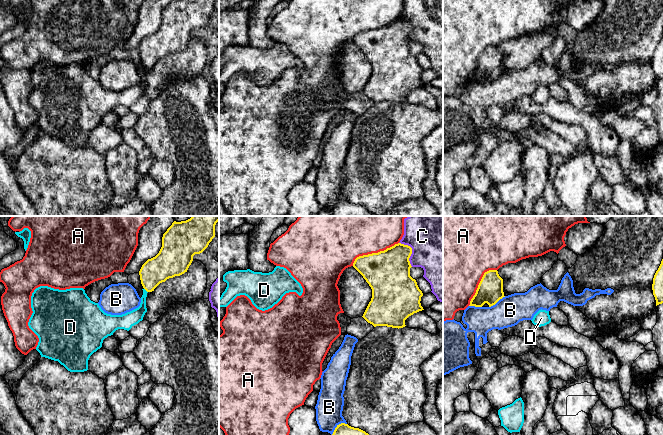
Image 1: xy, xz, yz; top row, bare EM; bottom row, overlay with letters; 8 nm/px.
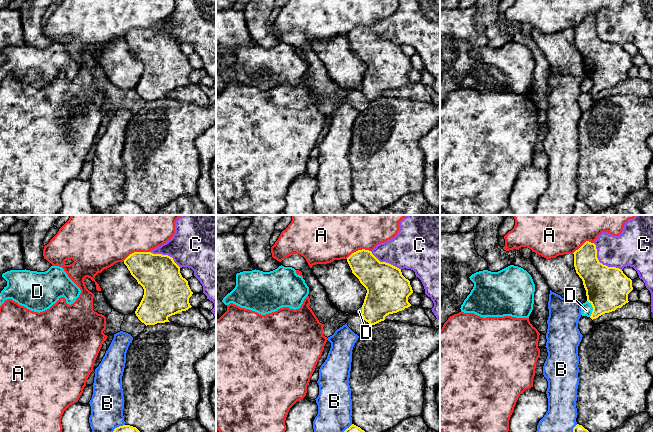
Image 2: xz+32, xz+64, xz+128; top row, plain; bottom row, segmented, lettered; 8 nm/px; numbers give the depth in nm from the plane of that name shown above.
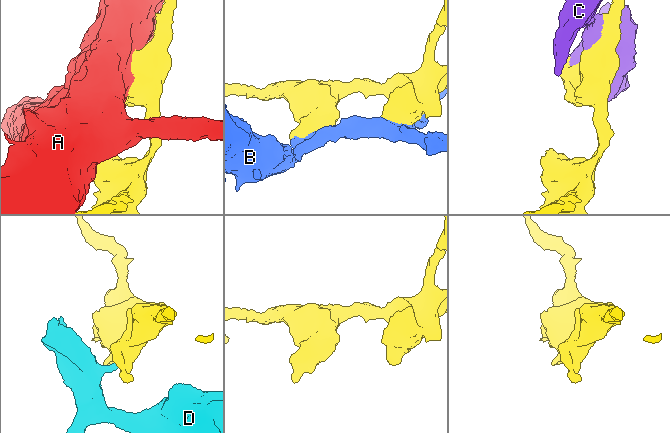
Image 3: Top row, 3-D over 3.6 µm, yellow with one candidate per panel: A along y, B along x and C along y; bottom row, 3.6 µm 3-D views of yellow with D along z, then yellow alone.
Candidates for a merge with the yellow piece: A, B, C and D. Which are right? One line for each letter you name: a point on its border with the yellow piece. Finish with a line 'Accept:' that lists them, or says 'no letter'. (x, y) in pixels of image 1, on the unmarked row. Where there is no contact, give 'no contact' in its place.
Accept: no letter

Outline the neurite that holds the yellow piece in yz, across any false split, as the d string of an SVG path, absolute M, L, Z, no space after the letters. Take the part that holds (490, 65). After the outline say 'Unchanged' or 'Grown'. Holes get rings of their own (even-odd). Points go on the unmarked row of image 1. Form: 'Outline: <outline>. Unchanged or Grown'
Outline: M489 46L484 49L469 82L482 83L487 79L491 83L503 73L503 55L497 46Z. Unchanged

